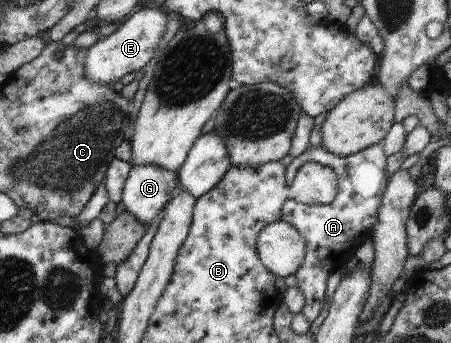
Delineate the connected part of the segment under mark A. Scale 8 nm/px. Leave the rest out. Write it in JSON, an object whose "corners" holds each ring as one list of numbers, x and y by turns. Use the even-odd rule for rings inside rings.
{"corners":[[309,144,308,148,300,156,294,157,285,168,285,182,288,186,293,183,300,166,310,162,332,168,339,184,338,194,329,205,305,205,294,199,286,199,281,210,281,219,291,224,305,240,307,251,302,266,294,275,297,280,295,286,305,298,301,313,308,322,314,322,324,306,328,276,348,261,349,252,354,252,364,239,373,243,371,234,377,222,377,210,389,182,386,158,380,144,345,157,335,155,322,145,315,147]]}

